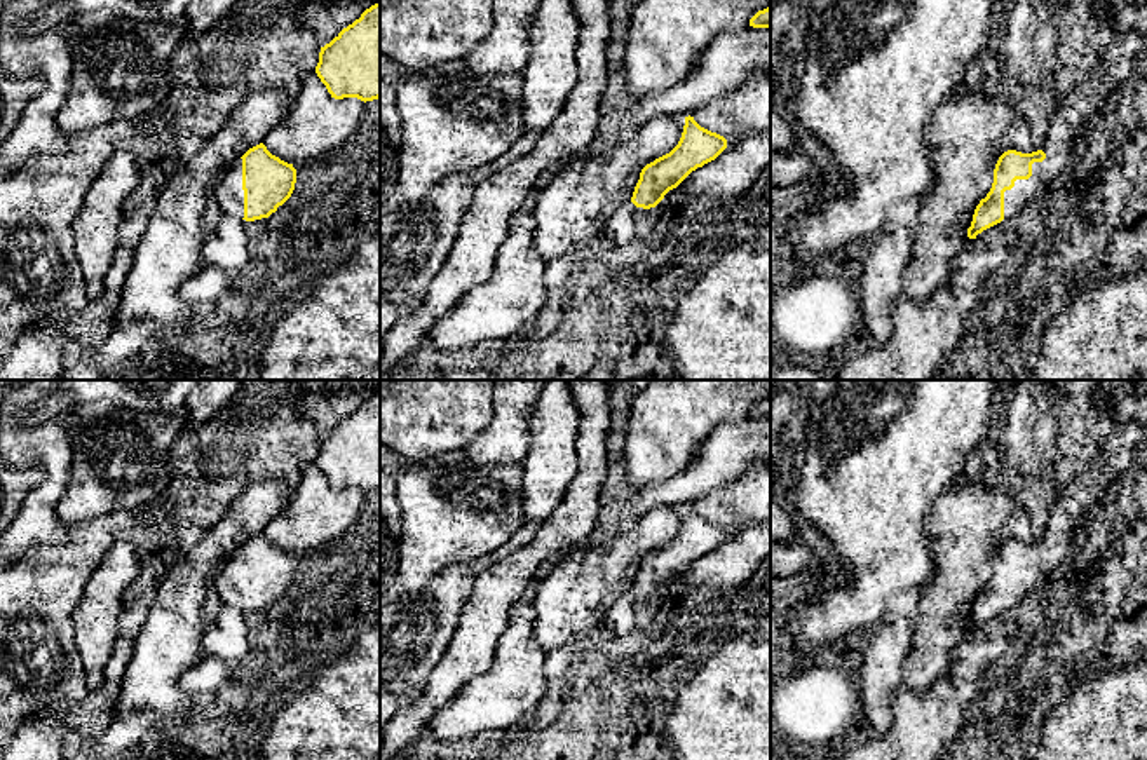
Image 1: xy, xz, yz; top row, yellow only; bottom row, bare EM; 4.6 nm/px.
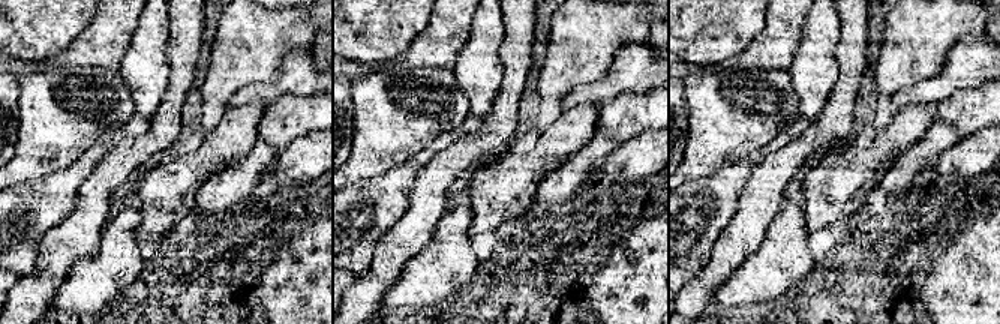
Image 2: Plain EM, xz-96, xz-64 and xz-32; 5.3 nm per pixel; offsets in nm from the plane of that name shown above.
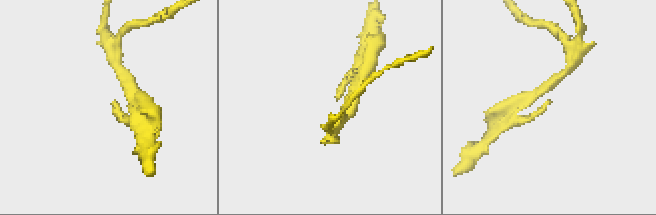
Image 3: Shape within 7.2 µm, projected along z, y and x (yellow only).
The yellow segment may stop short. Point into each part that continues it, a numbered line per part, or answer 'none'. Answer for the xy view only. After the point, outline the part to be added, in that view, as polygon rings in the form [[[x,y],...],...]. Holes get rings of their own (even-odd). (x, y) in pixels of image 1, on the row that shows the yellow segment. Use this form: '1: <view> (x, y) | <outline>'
1: xy (230, 196) | [[[239,159],[223,176],[216,197],[223,216],[244,218],[242,159]]]

